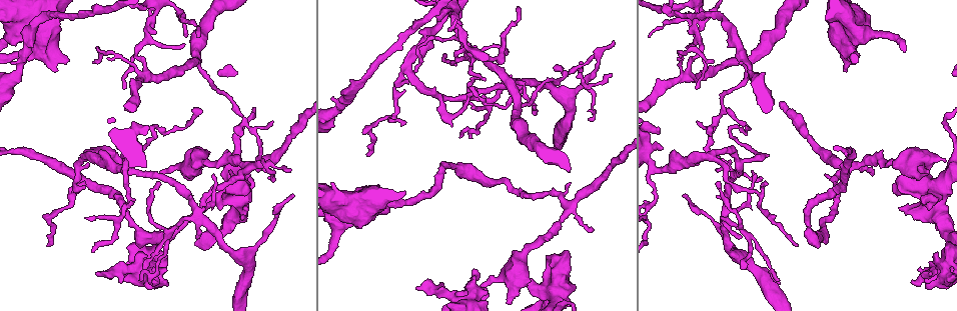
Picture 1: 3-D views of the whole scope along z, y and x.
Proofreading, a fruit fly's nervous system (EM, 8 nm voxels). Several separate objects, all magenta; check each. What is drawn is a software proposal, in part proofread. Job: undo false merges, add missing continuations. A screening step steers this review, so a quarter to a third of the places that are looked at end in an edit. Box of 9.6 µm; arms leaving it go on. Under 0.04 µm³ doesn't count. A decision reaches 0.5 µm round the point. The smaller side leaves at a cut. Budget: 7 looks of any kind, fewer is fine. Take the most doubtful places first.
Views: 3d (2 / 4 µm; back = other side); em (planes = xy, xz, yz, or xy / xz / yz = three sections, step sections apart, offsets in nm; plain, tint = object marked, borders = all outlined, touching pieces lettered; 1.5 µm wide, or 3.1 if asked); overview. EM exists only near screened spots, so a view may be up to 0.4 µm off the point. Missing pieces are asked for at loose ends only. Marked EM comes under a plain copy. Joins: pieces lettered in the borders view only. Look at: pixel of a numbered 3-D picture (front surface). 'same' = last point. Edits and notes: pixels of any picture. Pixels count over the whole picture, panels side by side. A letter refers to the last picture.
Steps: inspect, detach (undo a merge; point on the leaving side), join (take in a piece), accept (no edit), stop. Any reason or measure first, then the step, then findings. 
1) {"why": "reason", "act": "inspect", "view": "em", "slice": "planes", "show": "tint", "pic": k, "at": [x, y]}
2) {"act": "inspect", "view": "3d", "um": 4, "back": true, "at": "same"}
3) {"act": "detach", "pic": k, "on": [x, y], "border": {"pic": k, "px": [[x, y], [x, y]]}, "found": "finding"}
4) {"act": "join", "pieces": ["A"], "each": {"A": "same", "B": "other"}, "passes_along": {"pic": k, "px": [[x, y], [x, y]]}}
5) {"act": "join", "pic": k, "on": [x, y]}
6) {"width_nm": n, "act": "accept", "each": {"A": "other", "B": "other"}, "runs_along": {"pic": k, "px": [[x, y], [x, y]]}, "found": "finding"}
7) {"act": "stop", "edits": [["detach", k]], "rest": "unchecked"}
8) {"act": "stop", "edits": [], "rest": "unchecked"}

{"why": "free end", "act": "inspect", "view": "3d", "um": 4, "pic": 1, "at": [571, 183]}

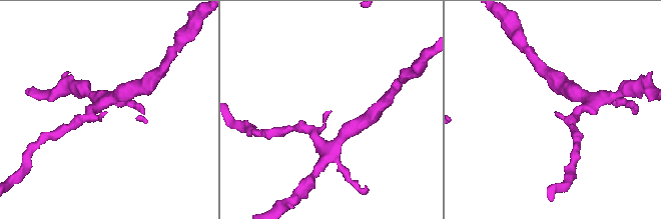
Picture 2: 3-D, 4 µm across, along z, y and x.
{"arm_widths_nm": [170, 200], "why": "shape alone is not enough", "act": "inspect", "view": "em", "slice": "planes", "show": "tint", "pic": 2, "at": [329, 112]}

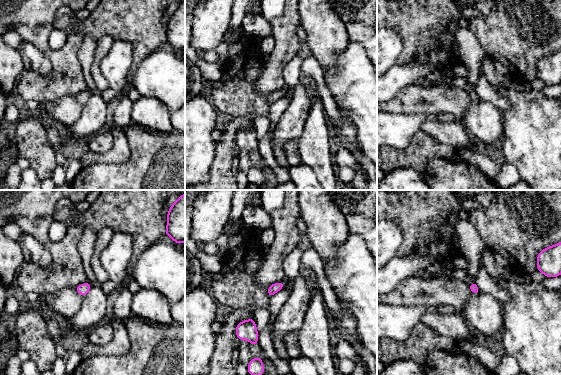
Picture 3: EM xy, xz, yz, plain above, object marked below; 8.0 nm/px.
{"why": "what lies round it", "act": "inspect", "view": "em", "slice": "planes", "show": "borders", "at": "same"}

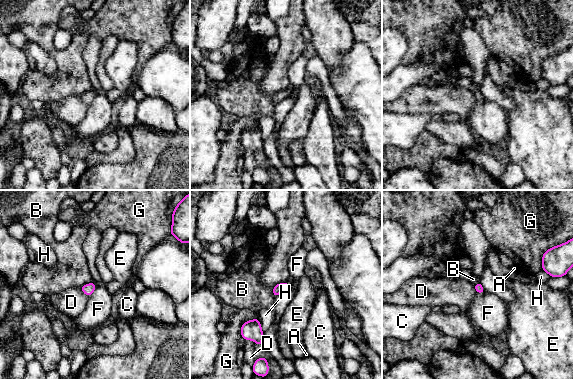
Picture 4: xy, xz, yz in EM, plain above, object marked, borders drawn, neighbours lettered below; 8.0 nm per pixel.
{"act": "accept", "each": {"A": "other", "B": "other", "C": "other", "D": "other", "E": "other", "F": "other", "G": "other", "H": "other"}, "border": {"pic": 4, "px": [[97, 286], [89, 297]]}, "found": "no lettered piece goes on from it"}

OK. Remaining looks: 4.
{"why": "thick end", "act": "inspect", "view": "3d", "um": 4, "pic": 1, "at": [155, 281]}

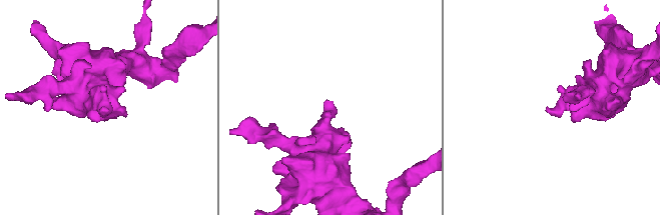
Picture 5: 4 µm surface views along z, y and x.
{"act": "inspect", "view": "em", "slice": "planes", "show": "tint", "pic": 5, "at": [546, 110]}

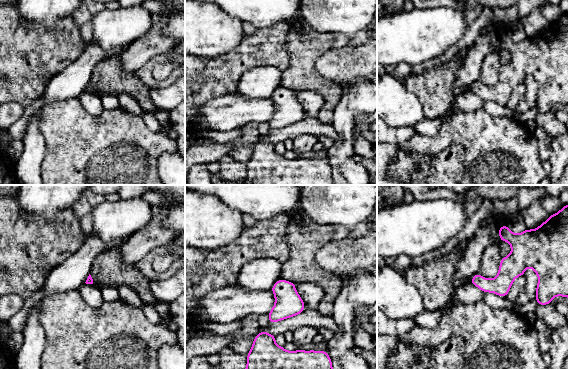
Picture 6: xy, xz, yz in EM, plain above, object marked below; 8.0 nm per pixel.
{"why": "see the neighbours", "act": "inspect", "view": "em", "slice": "planes", "show": "borders", "at": "same"}

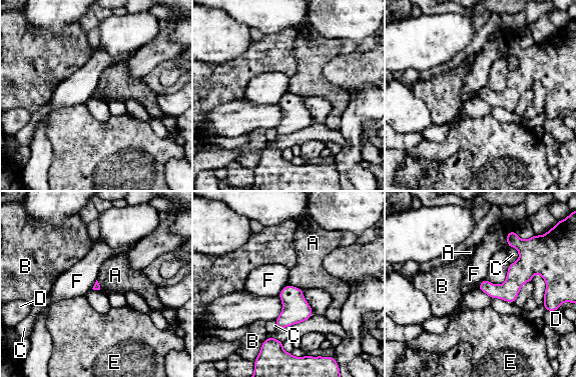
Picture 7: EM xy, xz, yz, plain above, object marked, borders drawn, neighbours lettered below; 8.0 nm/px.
{"act": "accept", "each": {"A": "other", "B": "other", "C": "other", "D": "other", "E": "other", "F": "other"}, "border": {"pic": 7, "px": [[289, 283], [303, 290]]}, "found": "no lettered piece goes on from it"}

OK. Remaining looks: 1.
{"why": "tapers out", "act": "inspect", "view": "em", "slice": "planes", "show": "borders", "pic": 1, "at": [683, 194]}

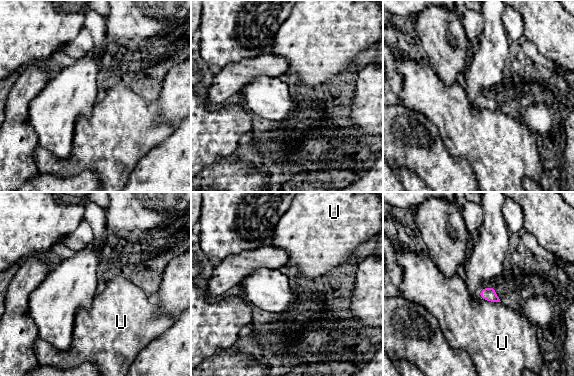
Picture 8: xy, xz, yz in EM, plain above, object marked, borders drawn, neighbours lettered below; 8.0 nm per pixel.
{"width_nm": 100, "act": "accept", "each": {"U": "other"}, "border": {"pic": 8, "px": [[483, 298], [489, 301], [500, 302]]}, "found": "no lettered piece goes on from it"}

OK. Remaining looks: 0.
{"act": "stop", "edits": [], "rest": "unchecked"}

